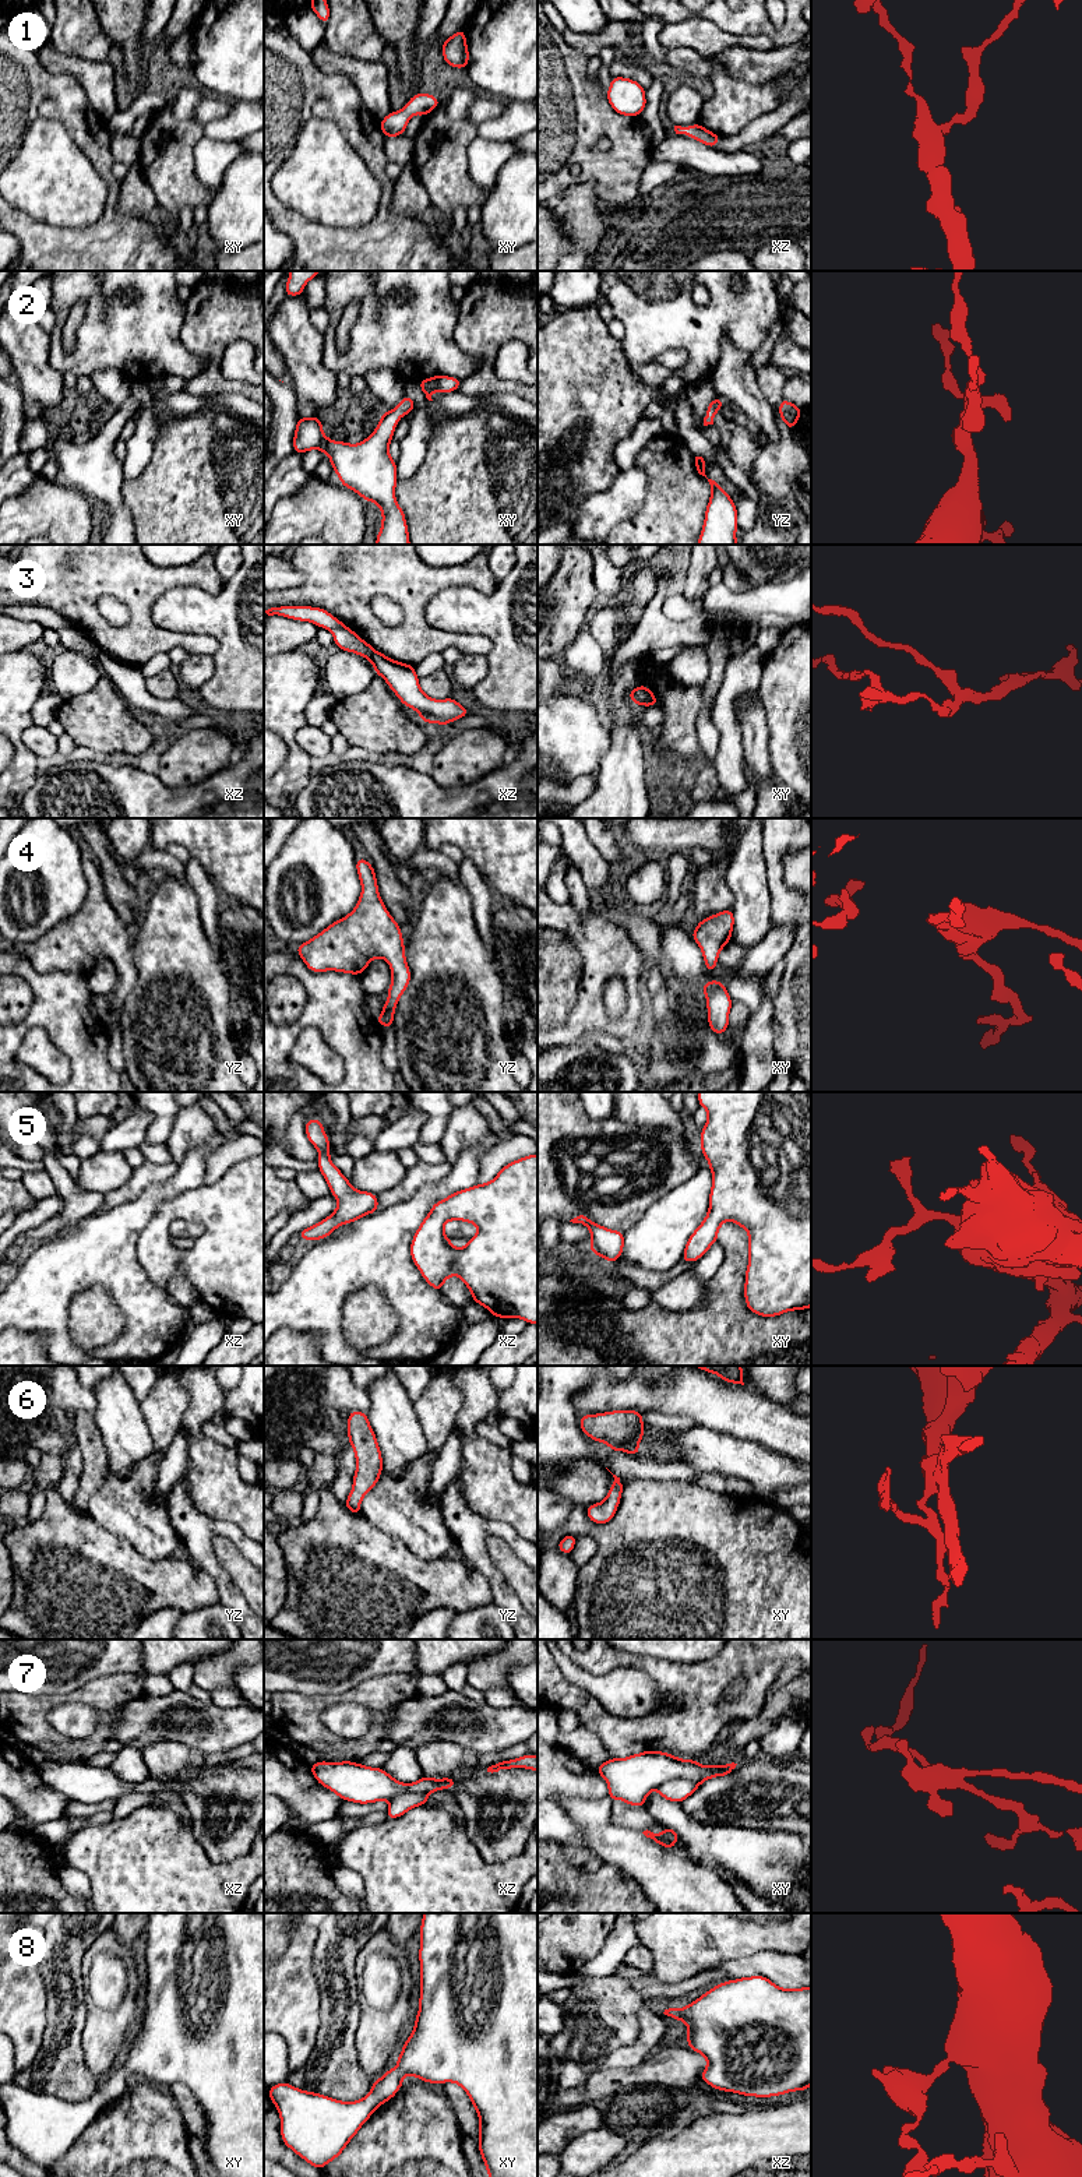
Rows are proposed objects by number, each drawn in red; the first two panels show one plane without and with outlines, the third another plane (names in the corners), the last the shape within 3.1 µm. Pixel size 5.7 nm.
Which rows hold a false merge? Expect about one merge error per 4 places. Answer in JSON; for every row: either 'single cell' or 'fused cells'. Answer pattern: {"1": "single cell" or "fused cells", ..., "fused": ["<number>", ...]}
{"1": "single cell", "2": "single cell", "3": "fused cells", "4": "single cell", "5": "single cell", "6": "single cell", "7": "fused cells", "8": "single cell", "fused": ["3", "7"]}

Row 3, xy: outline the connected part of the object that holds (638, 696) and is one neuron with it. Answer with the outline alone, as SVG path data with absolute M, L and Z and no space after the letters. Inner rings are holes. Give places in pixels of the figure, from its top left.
M641 684L639 687L630 690L628 697L632 702L641 707L646 701L648 691L649 688L645 684Z

